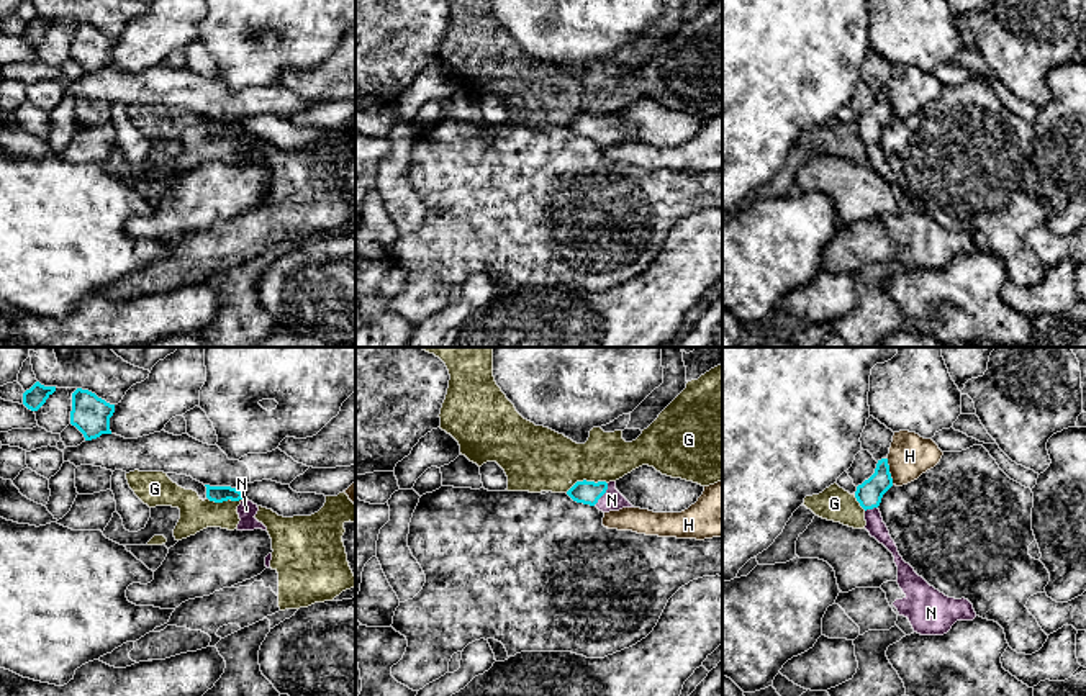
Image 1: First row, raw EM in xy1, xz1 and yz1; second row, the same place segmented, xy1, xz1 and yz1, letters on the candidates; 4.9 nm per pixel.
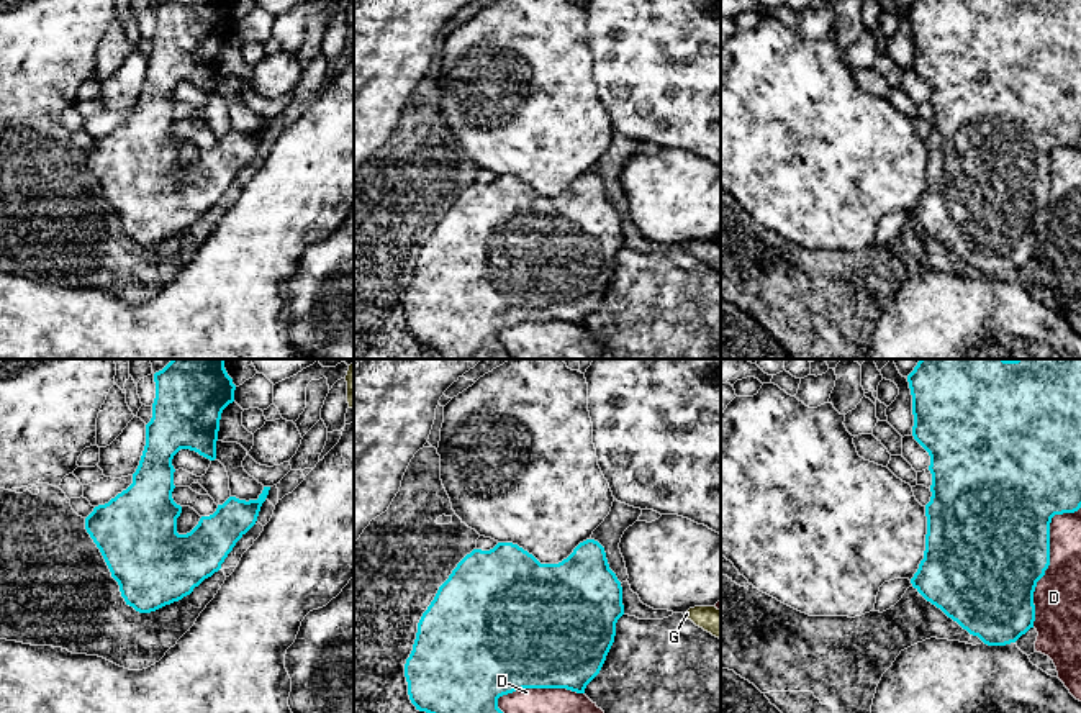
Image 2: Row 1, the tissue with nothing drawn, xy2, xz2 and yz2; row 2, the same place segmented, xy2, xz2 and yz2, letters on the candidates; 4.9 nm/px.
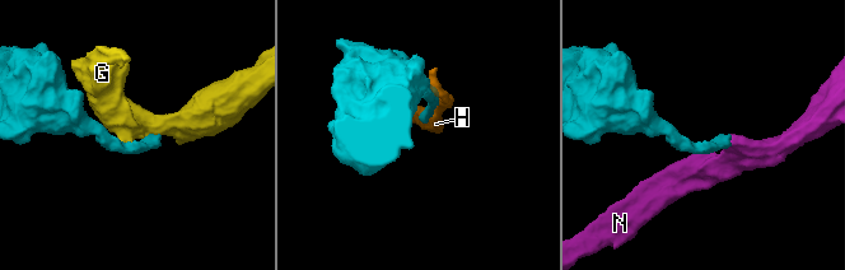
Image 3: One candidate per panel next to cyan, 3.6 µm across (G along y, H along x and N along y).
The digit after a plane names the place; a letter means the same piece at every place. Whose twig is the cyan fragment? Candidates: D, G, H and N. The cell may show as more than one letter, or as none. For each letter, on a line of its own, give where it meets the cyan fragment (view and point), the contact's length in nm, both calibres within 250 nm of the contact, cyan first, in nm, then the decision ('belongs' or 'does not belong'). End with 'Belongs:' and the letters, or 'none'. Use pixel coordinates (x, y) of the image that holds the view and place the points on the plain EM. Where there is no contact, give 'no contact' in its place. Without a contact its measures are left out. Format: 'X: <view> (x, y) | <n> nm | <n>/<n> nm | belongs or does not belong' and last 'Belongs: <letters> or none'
D: yz2 (1049, 192) | 650 nm | 500/240 nm | does not belong
G: xz1 (585, 113) | 220 nm | 110/320 nm | does not belong
H: yz1 (888, 103) | 140 nm | 120/220 nm | does not belong
N: xz1 (603, 126) | 130 nm | 110/100 nm | belongs
Belongs: N

